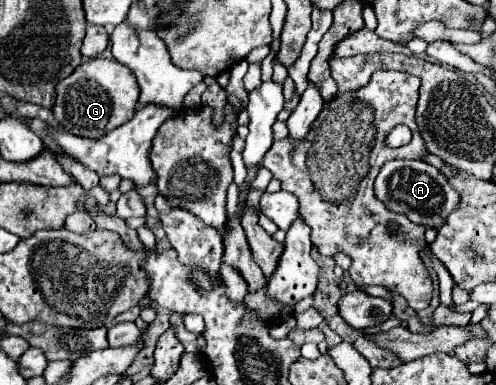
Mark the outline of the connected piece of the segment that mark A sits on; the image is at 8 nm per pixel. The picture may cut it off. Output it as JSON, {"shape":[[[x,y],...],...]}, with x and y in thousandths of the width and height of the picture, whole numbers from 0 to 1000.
{"shape":[[[788,416],[776,421],[752,473],[756,509],[792,551],[817,556],[833,582],[857,592],[885,592],[897,582],[901,561],[925,540],[925,499],[905,478],[905,468],[873,431],[849,416]]]}

